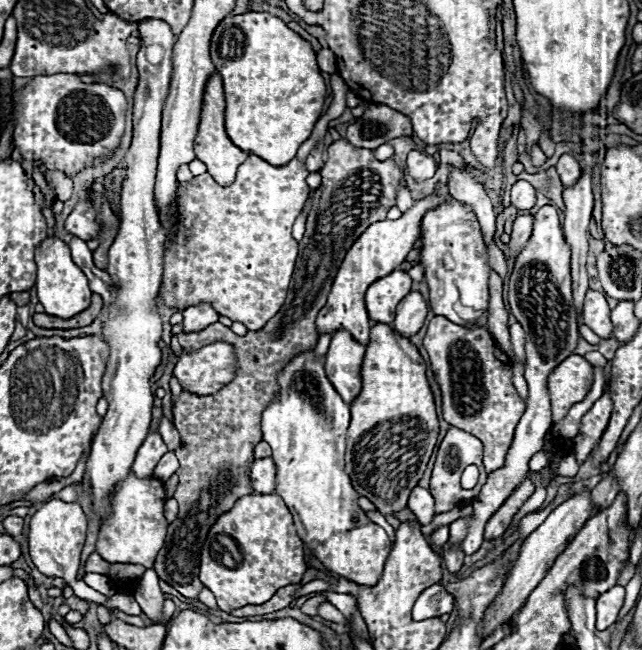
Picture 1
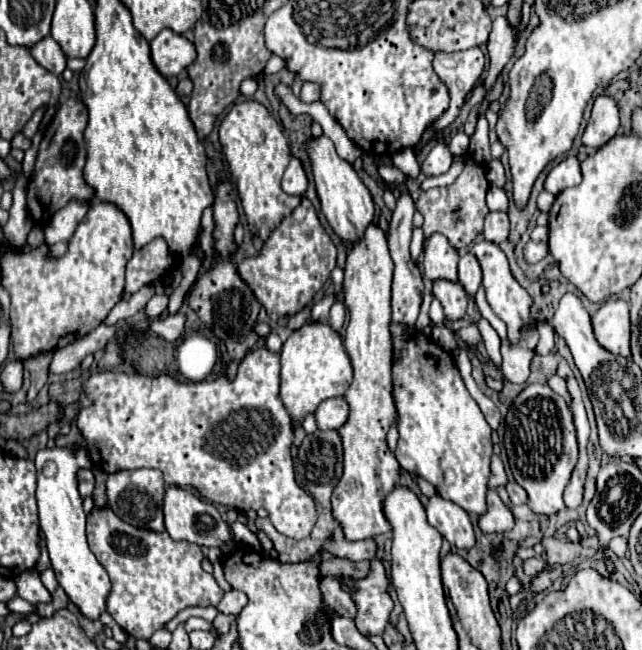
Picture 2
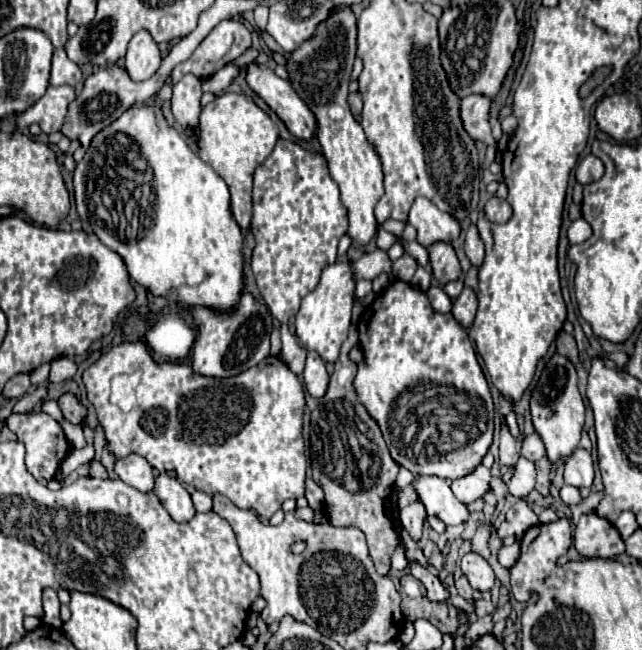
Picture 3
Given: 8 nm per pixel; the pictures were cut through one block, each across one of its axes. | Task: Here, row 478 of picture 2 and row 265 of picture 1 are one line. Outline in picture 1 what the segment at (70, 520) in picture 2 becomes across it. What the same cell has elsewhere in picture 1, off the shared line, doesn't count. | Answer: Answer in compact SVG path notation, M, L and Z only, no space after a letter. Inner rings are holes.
M48 236L38 248L36 248L36 264L38 264L38 280L36 290L42 306L46 308L46 314L58 316L58 318L72 318L80 312L84 312L90 306L90 294L88 278L84 272L72 262L70 248L60 238Z

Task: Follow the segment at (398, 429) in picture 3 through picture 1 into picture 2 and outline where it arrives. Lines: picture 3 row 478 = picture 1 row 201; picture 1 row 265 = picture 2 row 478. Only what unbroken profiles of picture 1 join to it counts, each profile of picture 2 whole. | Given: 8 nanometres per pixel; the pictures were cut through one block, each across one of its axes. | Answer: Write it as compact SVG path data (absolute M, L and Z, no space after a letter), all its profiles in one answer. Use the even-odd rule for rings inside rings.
M390 326L392 346L396 352L396 360L392 366L392 382L394 382L394 402L398 410L398 448L396 458L400 466L410 474L424 478L430 482L438 496L450 500L464 508L468 514L484 514L486 512L486 490L490 478L490 458L492 458L492 430L484 420L478 404L468 394L462 376L458 374L458 366L454 366L454 358L442 346L432 342L428 336L416 332L410 338L402 338L406 330L402 326Z

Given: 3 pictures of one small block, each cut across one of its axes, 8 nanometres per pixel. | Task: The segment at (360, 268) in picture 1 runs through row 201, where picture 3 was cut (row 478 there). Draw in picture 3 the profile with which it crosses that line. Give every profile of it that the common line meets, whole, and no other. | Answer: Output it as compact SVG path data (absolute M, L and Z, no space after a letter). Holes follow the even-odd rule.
M418 476L416 492L430 516L440 518L446 526L462 524L470 518L470 508L454 498L450 482L438 476Z

